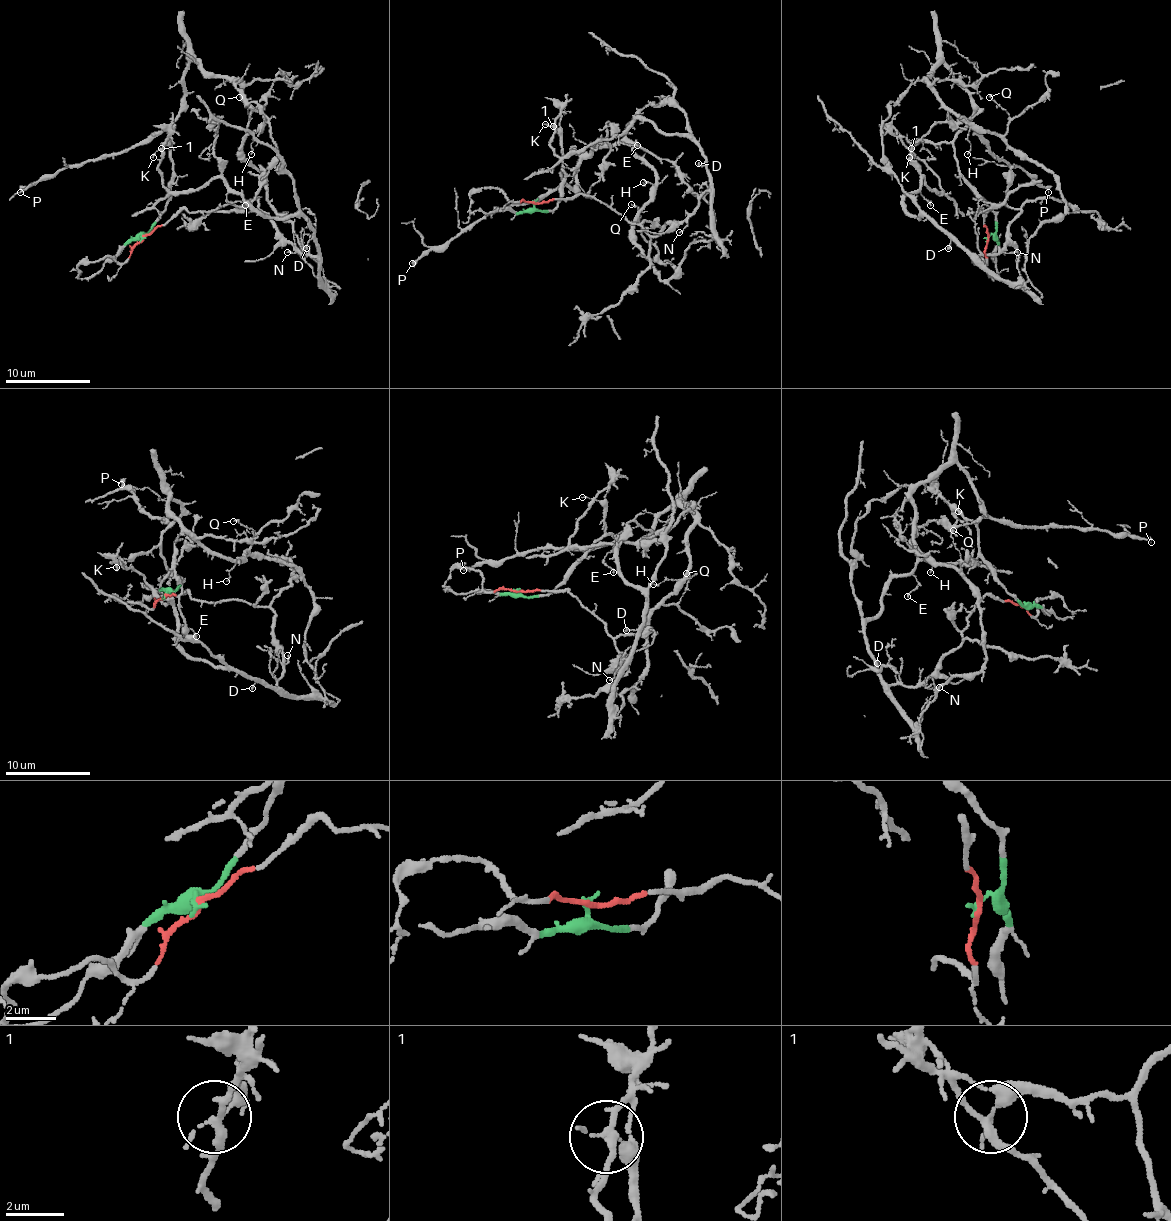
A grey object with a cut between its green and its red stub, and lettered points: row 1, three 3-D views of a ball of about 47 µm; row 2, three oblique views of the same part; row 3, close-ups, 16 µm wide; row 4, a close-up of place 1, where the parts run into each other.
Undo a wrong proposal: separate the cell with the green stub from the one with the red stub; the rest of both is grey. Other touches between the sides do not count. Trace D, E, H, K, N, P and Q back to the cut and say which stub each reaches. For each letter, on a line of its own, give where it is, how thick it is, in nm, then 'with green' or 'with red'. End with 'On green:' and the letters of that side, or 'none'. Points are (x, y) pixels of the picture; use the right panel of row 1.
D: at (948, 248); 150 nm thick; with red
E: at (930, 205); 110 nm thick; with red
H: at (967, 154); 90 nm thick; with green
K: at (909, 157); 90 nm thick; with green
N: at (1017, 252); 80 nm thick; with red
P: at (1048, 192); 280 nm thick; with green
Q: at (989, 97); 130 nm thick; with green
On green: H, K, P, Q

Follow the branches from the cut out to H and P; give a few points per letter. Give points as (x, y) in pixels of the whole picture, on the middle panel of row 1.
H: (534, 203), (553, 209), (561, 171), (572, 188), (597, 148), (629, 143), (655, 171), (642, 182)
P: (534, 203), (538, 209), (553, 209), (559, 199), (563, 169), (561, 182), (532, 201), (493, 209), (412, 263)

